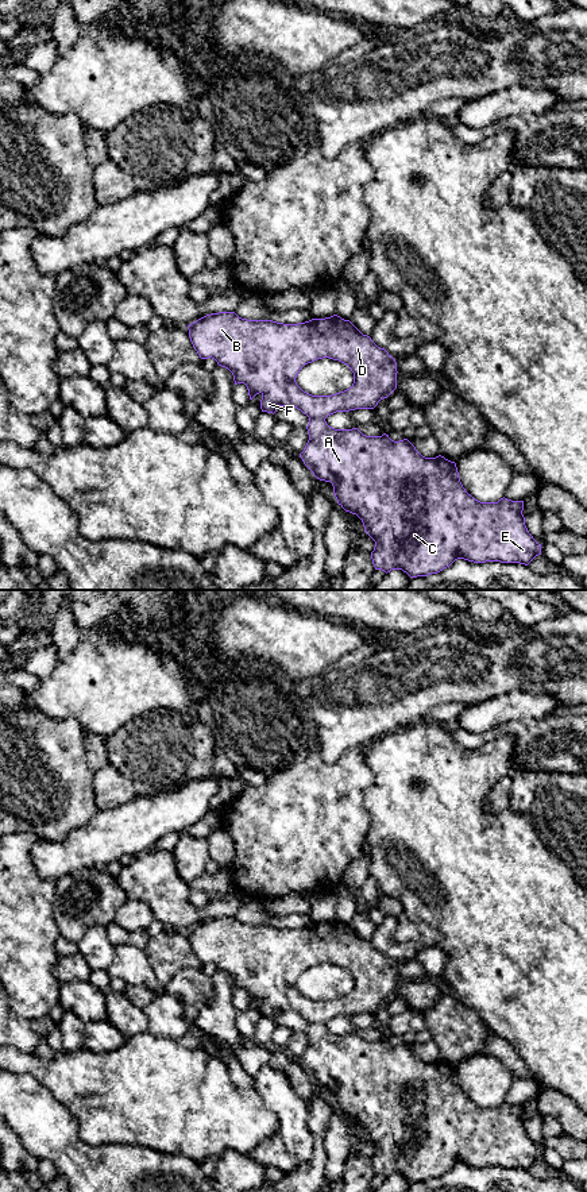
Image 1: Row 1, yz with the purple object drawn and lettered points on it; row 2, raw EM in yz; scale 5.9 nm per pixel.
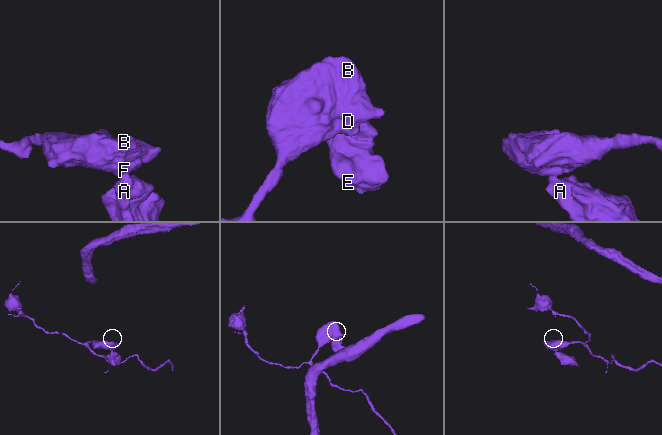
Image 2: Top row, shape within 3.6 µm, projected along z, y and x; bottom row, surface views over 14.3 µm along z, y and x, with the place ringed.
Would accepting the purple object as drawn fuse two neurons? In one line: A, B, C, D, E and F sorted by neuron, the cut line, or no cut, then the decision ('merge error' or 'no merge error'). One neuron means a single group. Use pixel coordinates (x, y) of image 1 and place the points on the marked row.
groups A C E / B D F; cut yz (324, 417), (309, 419); merge error

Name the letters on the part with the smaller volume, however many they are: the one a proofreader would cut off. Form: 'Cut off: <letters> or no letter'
Cut off: A, C, E

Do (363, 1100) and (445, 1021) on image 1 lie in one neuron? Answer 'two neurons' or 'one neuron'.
two neurons

